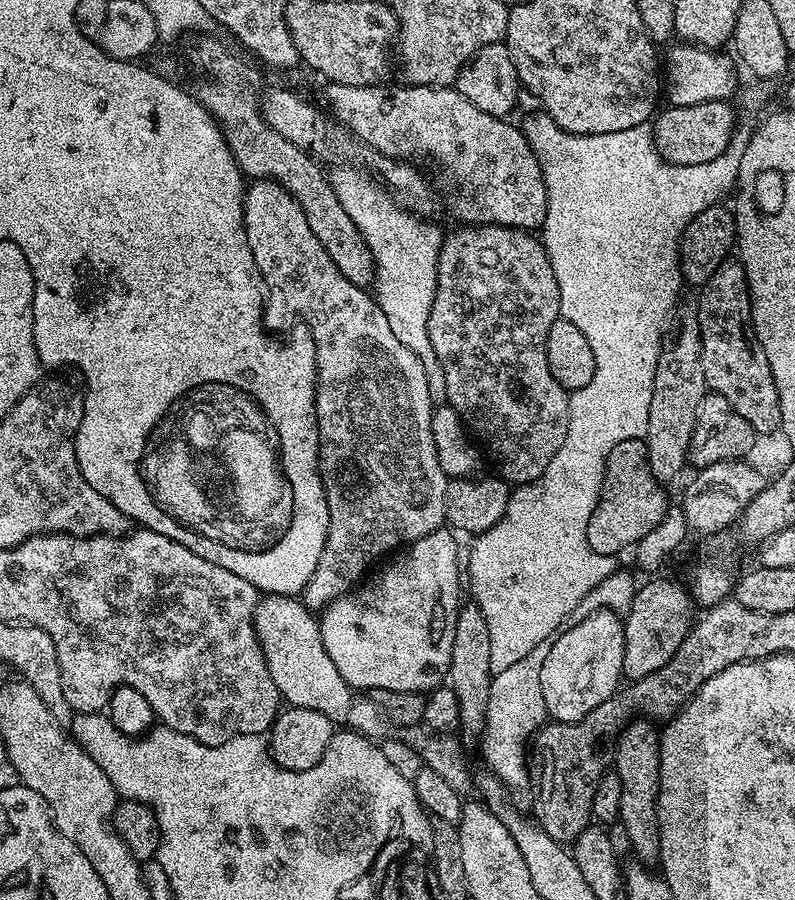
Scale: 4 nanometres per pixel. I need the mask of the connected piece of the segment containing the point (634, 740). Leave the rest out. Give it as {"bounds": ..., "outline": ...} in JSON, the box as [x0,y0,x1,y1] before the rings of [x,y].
{"bounds":[614,719,660,862],"outline":[[[633,719],[614,744],[614,772],[622,782],[619,821],[625,824],[629,846],[640,862],[660,859],[660,819],[656,813],[660,797],[660,736],[651,727],[655,728],[645,719]]]}

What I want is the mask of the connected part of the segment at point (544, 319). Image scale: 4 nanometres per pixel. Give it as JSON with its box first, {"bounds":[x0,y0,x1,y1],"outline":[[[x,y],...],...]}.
{"bounds":[428,224,569,486],"outline":[[[478,224],[460,226],[457,232],[452,232],[449,236],[447,233],[443,237],[436,263],[436,293],[434,306],[430,306],[428,329],[430,346],[446,378],[446,404],[460,415],[465,429],[478,441],[483,455],[485,452],[492,459],[493,466],[497,468],[495,471],[512,486],[531,484],[533,480],[537,480],[546,470],[550,458],[554,458],[558,446],[562,446],[566,438],[569,393],[557,382],[554,374],[550,374],[550,366],[546,362],[546,334],[550,334],[550,326],[554,326],[554,322],[559,319],[561,314],[558,278],[554,274],[554,266],[550,266],[550,258],[546,254],[543,243],[535,235],[519,228],[506,228],[503,224]]]}

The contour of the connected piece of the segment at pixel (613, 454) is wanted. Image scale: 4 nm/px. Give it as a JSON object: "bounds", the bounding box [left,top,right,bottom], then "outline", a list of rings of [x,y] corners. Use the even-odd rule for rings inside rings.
{"bounds":[588,440,668,556],"outline":[[[644,440],[618,442],[606,458],[604,481],[594,514],[590,514],[588,541],[598,554],[616,556],[623,548],[631,549],[640,540],[655,533],[668,512],[661,481],[652,473],[648,461],[648,445]]]}

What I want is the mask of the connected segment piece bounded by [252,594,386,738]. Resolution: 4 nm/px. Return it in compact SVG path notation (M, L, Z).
M271 594L257 599L252 625L270 670L270 678L274 678L274 686L279 690L285 705L318 710L334 725L343 726L365 738L385 735L386 721L380 713L380 707L371 695L351 688L342 674L338 674L338 666L330 662L326 646L322 646L319 619L305 607L303 599Z

